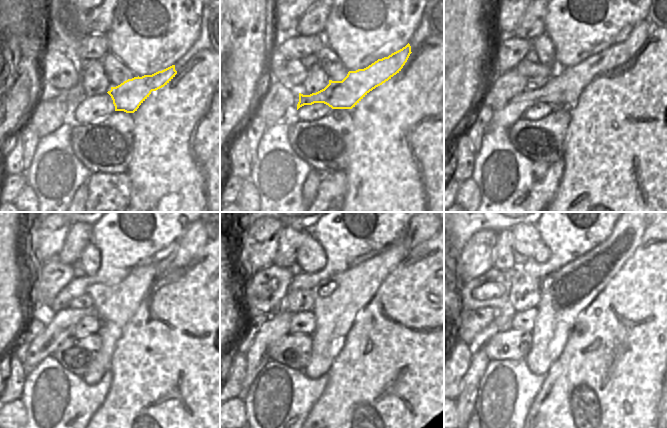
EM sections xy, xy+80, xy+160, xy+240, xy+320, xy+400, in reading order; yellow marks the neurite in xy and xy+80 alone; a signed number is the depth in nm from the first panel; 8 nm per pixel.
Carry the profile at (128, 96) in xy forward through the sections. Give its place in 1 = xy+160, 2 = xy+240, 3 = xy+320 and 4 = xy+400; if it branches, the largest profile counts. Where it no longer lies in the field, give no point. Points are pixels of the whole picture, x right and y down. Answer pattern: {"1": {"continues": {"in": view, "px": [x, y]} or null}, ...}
{"1": {"continues": {"in": "xy+160", "px": [563, 89]}}, "2": {"continues": {"in": "xy+240", "px": [61, 324]}}, "3": {"continues": {"in": "xy+320", "px": [278, 326]}}, "4": {"continues": {"in": "xy+400", "px": [465, 401]}}}

